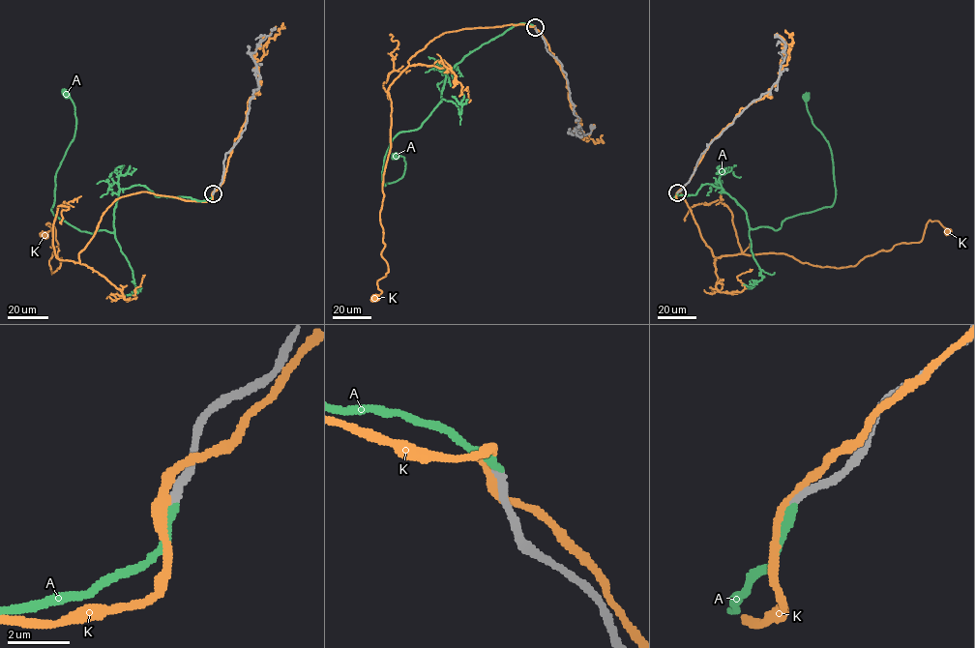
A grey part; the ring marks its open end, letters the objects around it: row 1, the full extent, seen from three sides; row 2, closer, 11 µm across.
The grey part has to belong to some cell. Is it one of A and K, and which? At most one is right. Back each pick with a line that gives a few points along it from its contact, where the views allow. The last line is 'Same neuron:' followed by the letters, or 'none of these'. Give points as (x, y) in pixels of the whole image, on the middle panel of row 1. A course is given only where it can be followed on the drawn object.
A: course (535, 27), (516, 24), (447, 71), (439, 103), (420, 127), (393, 139), (385, 186), (404, 173), (396, 156)
Same neuron: A

